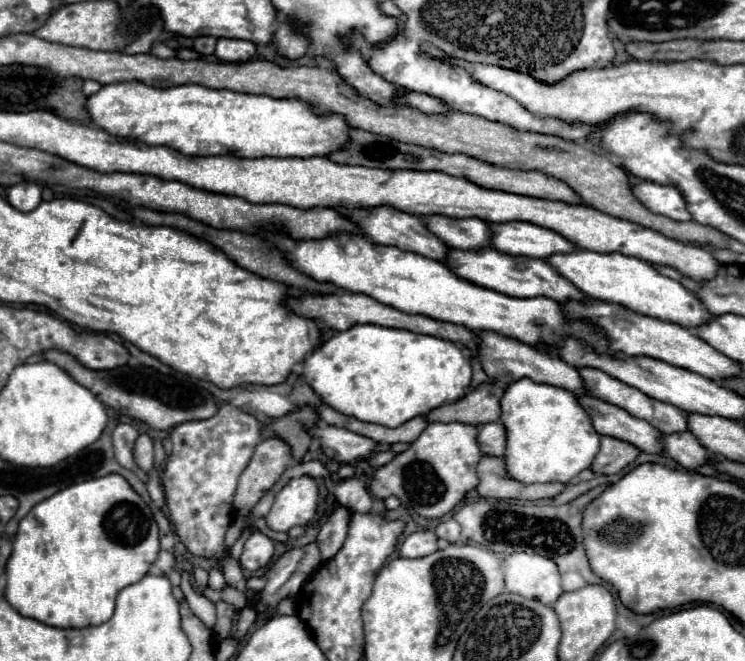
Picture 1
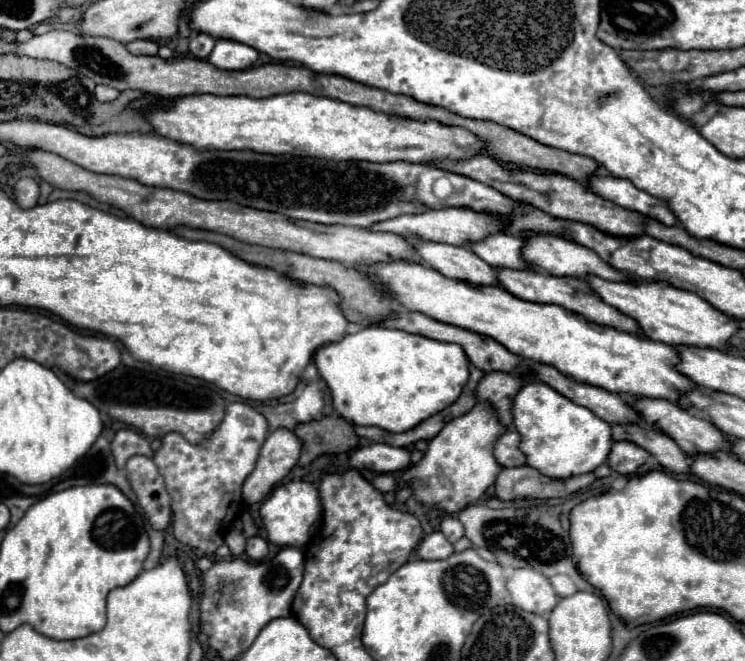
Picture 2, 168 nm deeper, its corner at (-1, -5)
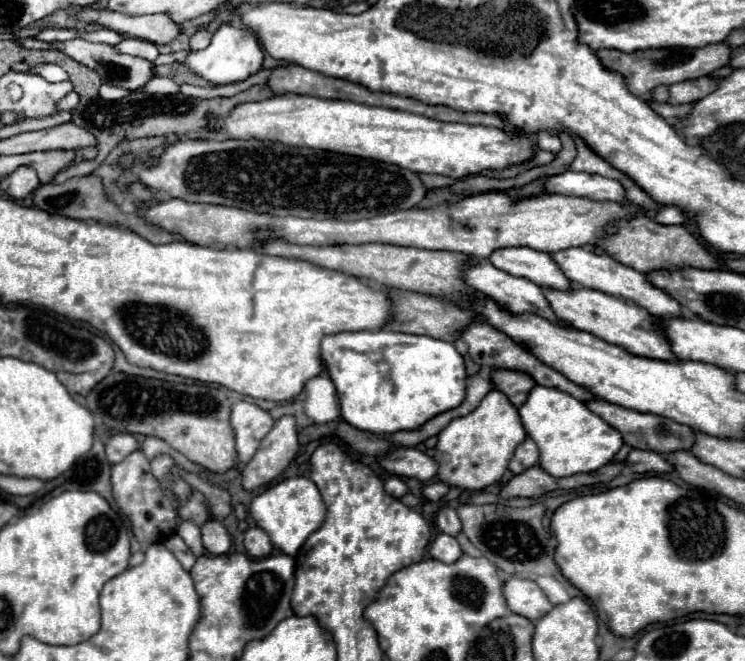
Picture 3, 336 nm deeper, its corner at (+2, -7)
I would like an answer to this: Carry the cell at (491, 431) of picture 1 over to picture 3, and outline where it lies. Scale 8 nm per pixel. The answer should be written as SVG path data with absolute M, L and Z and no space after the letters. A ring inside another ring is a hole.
M525 438L513 452L513 458L509 460L509 470L513 474L519 474L523 472L525 468L531 468L535 466L539 460L539 450L537 450L537 444L531 440L531 438Z

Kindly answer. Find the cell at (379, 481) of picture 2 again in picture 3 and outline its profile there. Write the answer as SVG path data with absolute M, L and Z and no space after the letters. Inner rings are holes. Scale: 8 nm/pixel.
M391 476L391 478L385 480L385 492L389 496L393 496L393 498L401 498L403 494L407 494L407 486L405 486L405 482L401 478Z

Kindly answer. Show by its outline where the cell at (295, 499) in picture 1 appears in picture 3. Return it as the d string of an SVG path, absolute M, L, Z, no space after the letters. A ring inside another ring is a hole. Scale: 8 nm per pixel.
M295 476L285 478L269 486L263 494L255 496L251 502L251 518L259 528L263 528L269 534L273 546L277 546L281 552L289 556L297 556L307 536L321 526L321 520L325 518L325 504L313 480L305 476Z

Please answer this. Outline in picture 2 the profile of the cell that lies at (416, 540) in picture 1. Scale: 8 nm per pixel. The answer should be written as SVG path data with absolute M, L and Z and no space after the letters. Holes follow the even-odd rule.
M434 532L420 542L416 554L422 560L442 560L442 558L448 558L454 554L454 544L448 542L442 532Z

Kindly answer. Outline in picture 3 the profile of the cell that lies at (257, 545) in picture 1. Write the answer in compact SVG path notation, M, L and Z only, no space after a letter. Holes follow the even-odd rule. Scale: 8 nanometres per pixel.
M249 528L245 532L243 544L245 544L247 554L253 558L265 558L273 552L271 540L269 540L269 536L265 536L265 532L261 532L261 528Z

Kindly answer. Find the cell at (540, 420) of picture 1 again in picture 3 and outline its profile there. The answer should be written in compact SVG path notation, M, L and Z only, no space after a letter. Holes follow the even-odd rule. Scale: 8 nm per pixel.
M535 386L527 396L527 402L519 408L519 416L521 416L521 424L523 424L525 432L527 432L527 436L539 448L539 466L545 472L549 472L551 476L557 476L557 478L599 470L601 466L611 462L611 458L623 446L623 438L613 426L609 426L605 420L601 420L597 414L593 414L581 400L575 400L573 396L569 396L569 394L565 394L565 392L557 390L557 388Z

